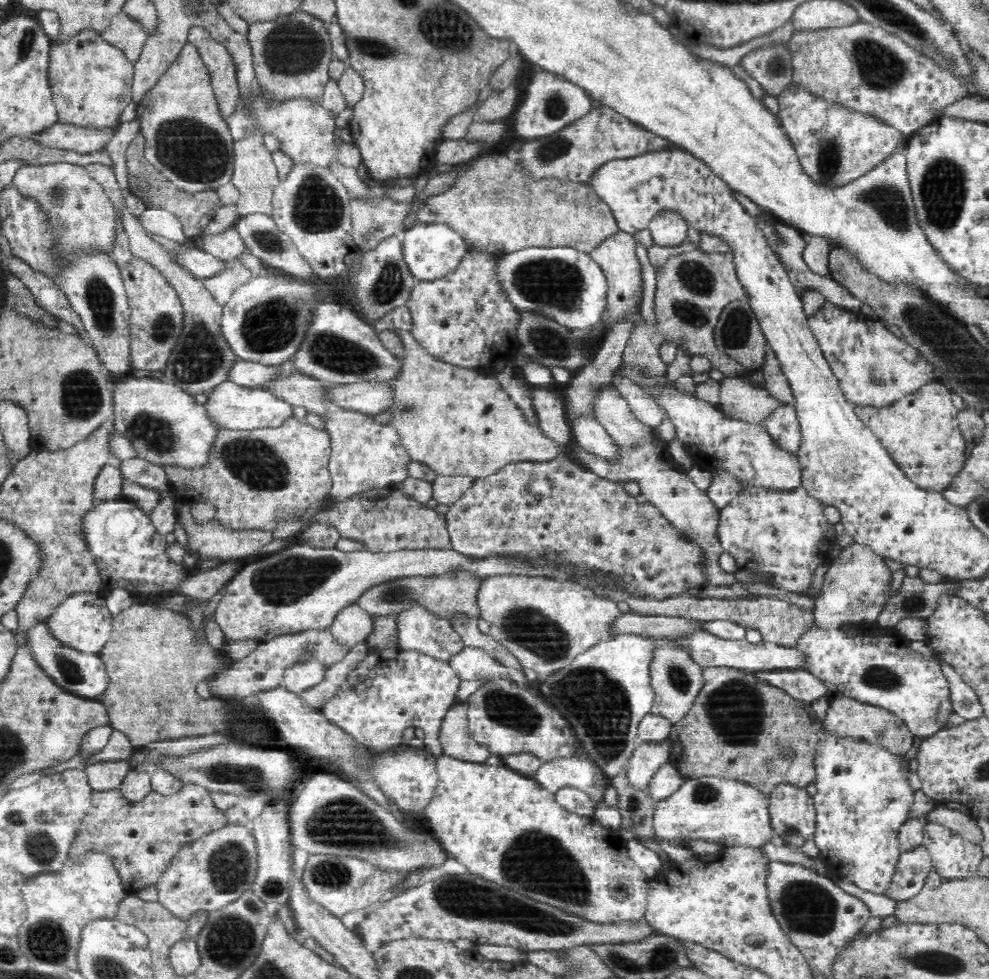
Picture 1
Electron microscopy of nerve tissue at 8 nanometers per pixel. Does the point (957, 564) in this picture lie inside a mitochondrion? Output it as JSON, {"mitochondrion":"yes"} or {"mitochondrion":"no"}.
{"mitochondrion":"no"}

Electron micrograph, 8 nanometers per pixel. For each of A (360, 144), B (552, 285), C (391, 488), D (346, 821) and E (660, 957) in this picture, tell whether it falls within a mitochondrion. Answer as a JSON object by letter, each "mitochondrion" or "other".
{"A":"other","B":"mitochondrion","C":"other","D":"mitochondrion","E":"mitochondrion"}

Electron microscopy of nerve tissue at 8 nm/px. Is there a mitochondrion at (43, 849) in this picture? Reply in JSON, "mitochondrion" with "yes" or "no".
{"mitochondrion":"yes"}

